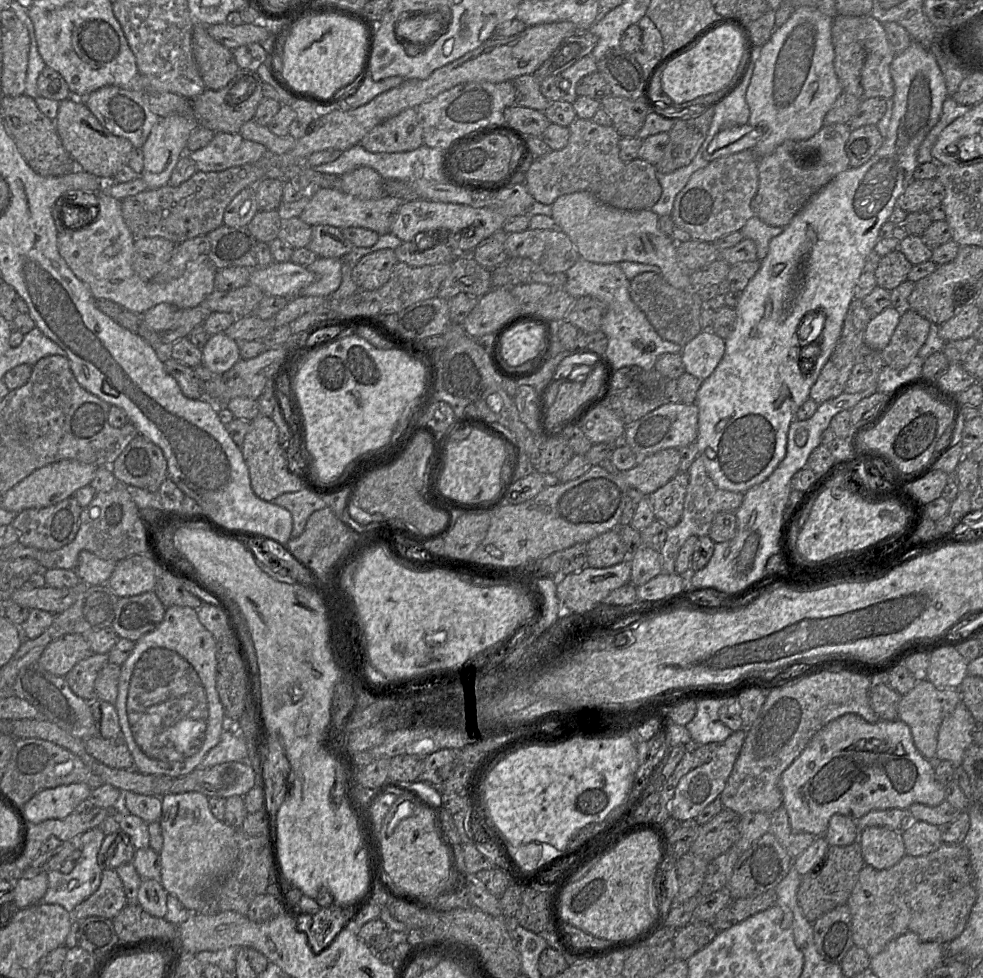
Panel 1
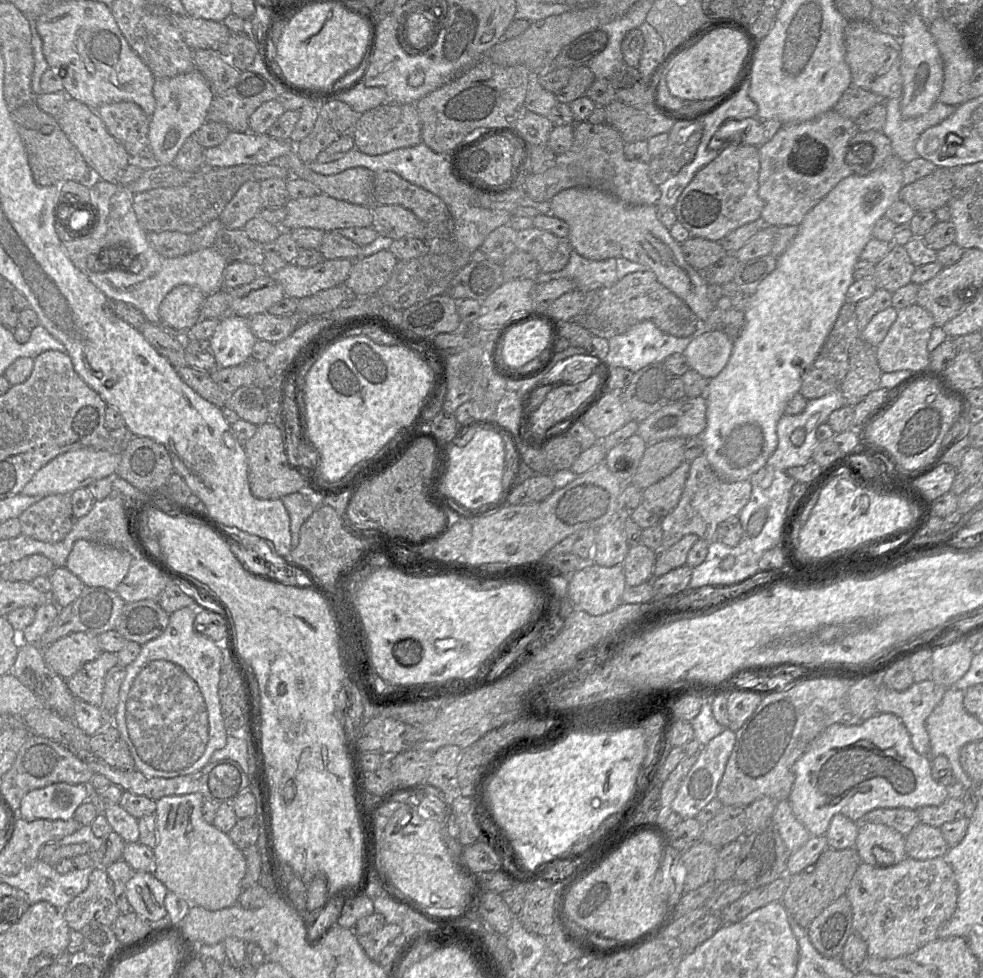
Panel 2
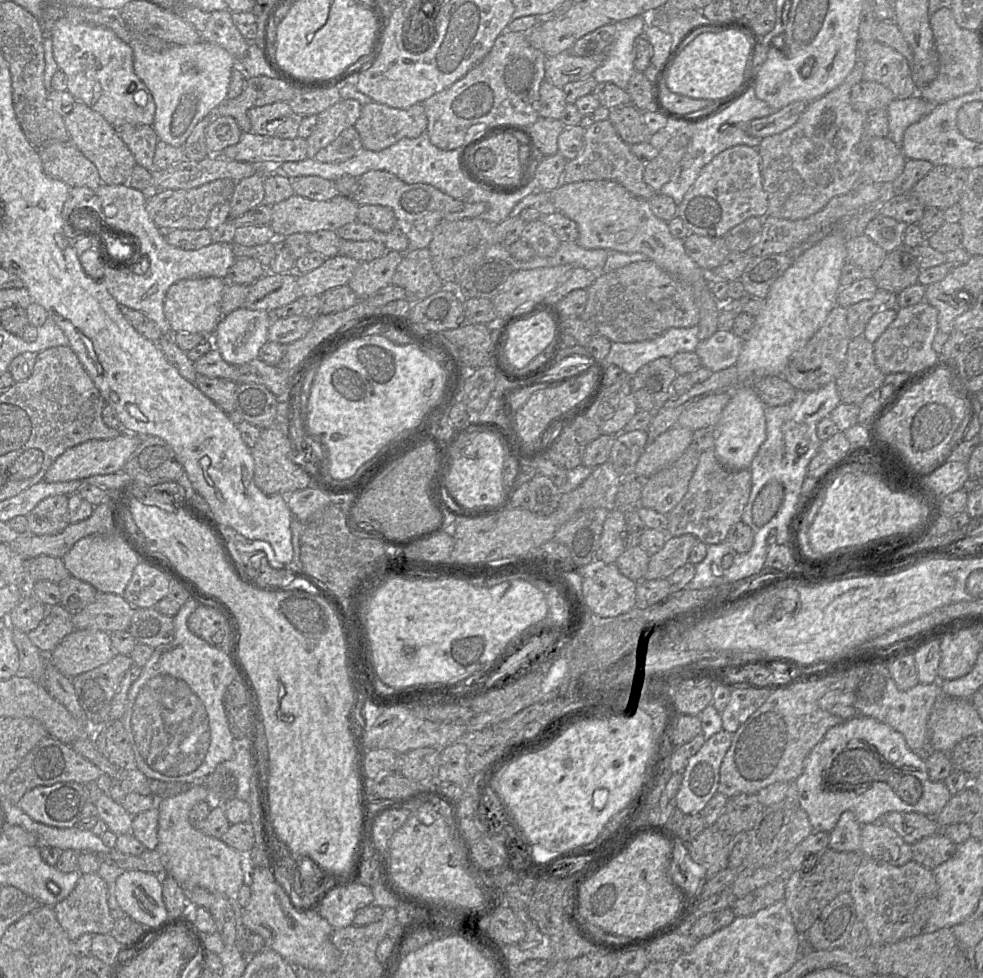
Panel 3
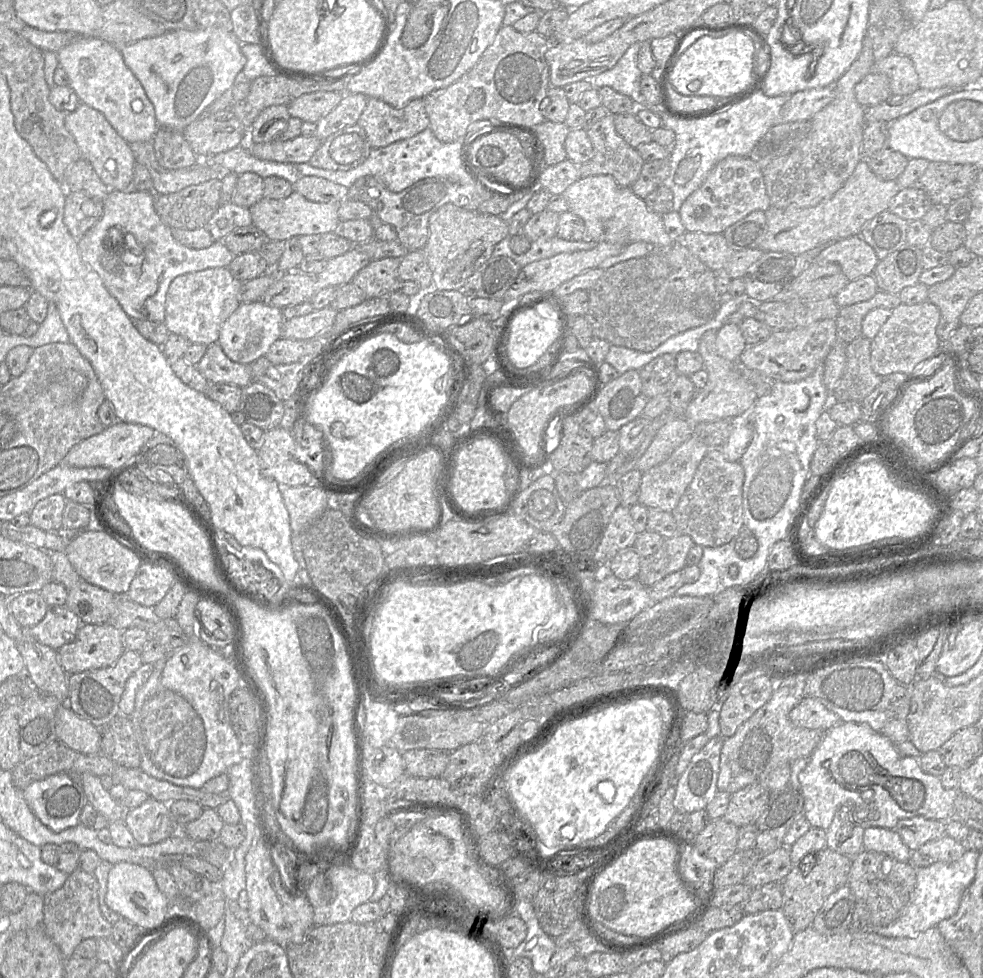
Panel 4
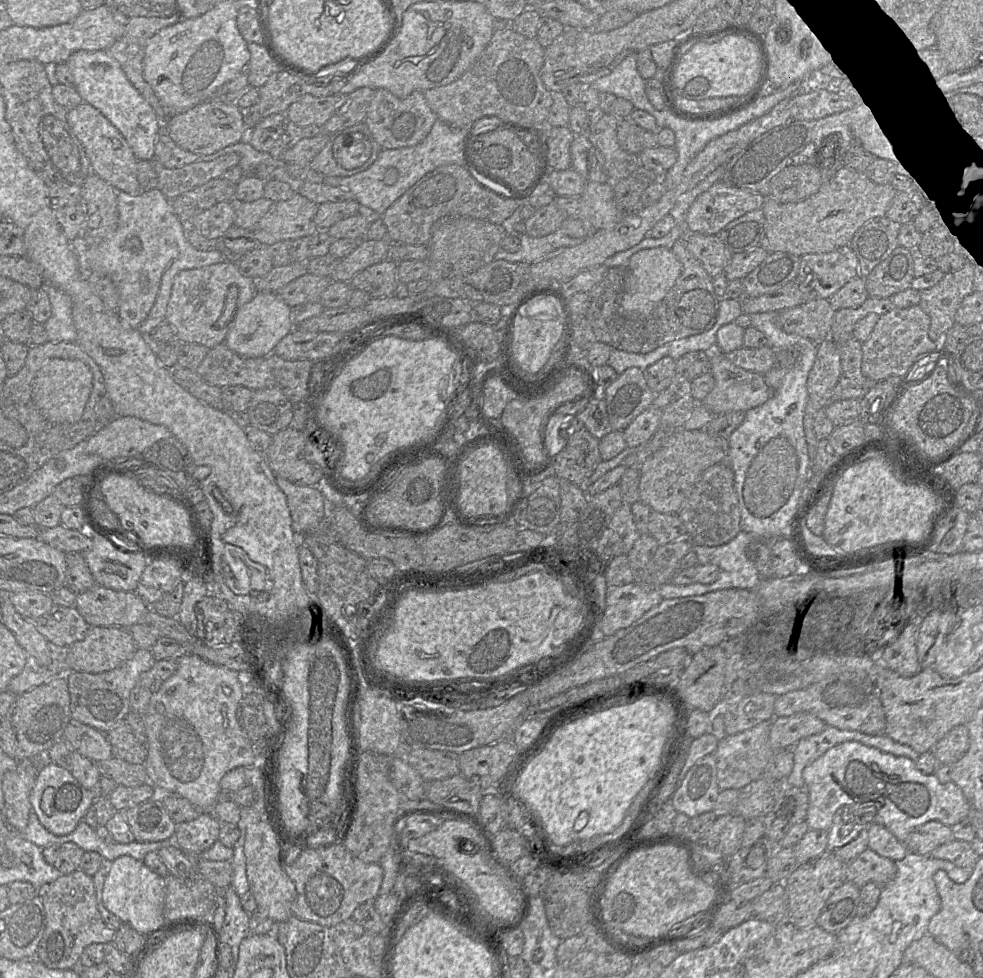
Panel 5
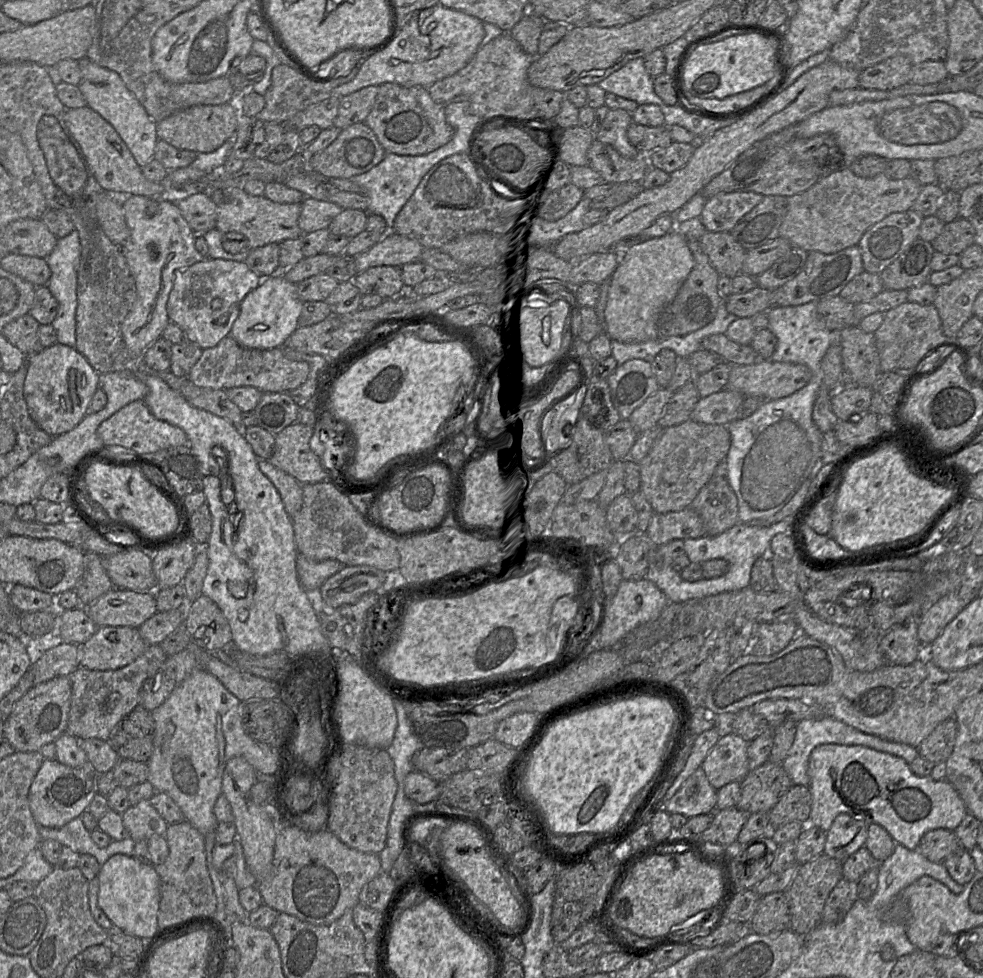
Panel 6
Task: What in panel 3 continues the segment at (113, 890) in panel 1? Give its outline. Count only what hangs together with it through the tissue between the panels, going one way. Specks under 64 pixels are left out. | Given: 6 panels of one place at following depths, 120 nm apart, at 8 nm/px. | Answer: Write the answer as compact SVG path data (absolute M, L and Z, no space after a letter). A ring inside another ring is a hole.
M97 873L81 874L73 891L53 909L70 941L83 934L110 934L115 922L108 906L108 886Z

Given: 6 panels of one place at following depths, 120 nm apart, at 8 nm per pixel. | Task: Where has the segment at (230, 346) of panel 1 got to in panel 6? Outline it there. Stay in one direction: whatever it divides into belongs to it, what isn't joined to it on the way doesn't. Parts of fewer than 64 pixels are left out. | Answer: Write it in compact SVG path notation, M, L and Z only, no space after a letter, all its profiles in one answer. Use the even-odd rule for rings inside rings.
M281 272L268 276L241 302L239 315L232 325L230 336L241 346L250 349L283 347L298 327L302 303L296 284L286 280Z

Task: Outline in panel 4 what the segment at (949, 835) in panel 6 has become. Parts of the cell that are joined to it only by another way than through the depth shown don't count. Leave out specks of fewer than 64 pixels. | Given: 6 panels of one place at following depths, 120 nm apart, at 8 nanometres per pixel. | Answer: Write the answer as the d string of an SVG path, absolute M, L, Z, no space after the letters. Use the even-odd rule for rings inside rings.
M924 817L900 820L895 831L911 851L919 849L925 843L946 835L946 822Z

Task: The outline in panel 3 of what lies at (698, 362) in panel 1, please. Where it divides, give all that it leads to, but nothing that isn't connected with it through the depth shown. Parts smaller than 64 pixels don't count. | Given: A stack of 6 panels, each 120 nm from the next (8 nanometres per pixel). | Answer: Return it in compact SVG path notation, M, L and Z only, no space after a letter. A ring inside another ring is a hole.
M717 330L709 339L699 341L695 353L702 366L712 373L735 366L744 341L732 331Z

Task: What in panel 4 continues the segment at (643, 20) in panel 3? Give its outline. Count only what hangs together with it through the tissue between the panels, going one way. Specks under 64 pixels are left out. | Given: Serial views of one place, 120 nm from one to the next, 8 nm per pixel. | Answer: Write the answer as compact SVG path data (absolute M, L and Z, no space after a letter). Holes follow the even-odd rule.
M632 44L612 69L595 76L592 80L593 86L597 89L608 86L630 97L636 108L648 107L640 88L642 72L637 65L641 44Z

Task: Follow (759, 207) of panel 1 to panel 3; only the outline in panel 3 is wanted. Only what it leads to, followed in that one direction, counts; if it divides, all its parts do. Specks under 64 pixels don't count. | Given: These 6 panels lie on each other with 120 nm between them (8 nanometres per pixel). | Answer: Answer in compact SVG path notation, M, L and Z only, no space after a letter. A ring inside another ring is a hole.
M858 58L853 70L845 78L845 80L834 90L810 102L806 110L801 114L794 125L783 132L767 136L761 140L757 149L762 158L762 183L768 197L768 215L789 220L807 218L808 216L820 211L832 198L855 188L856 184L861 181L861 165L858 154L858 144L863 137L865 114L853 108L851 104L851 89L855 84L863 80L863 71L864 62Z

